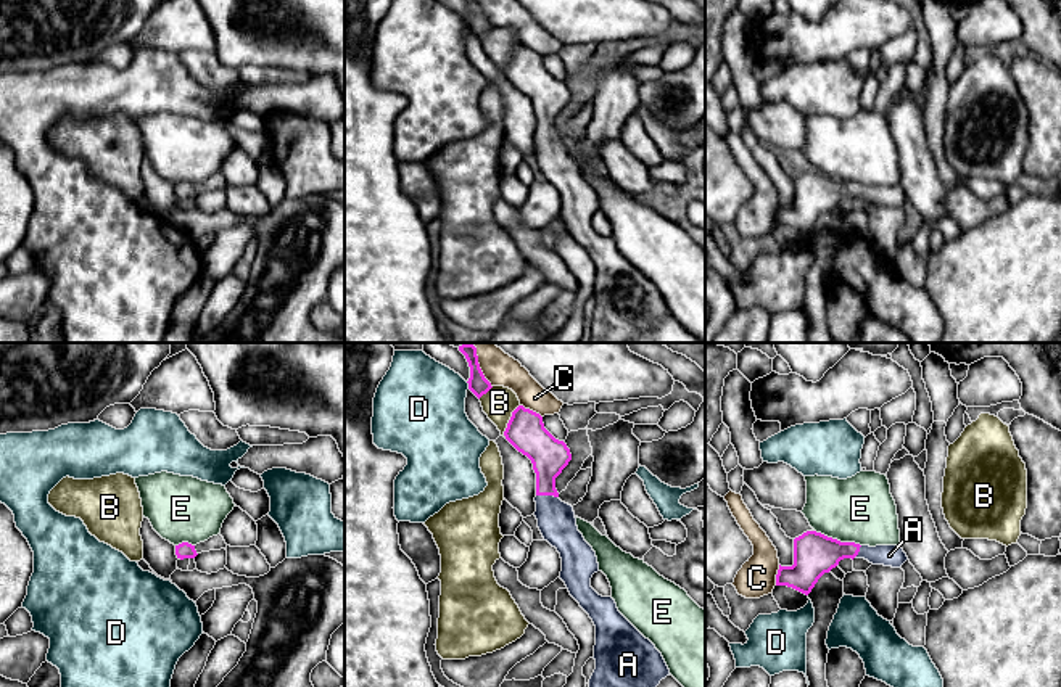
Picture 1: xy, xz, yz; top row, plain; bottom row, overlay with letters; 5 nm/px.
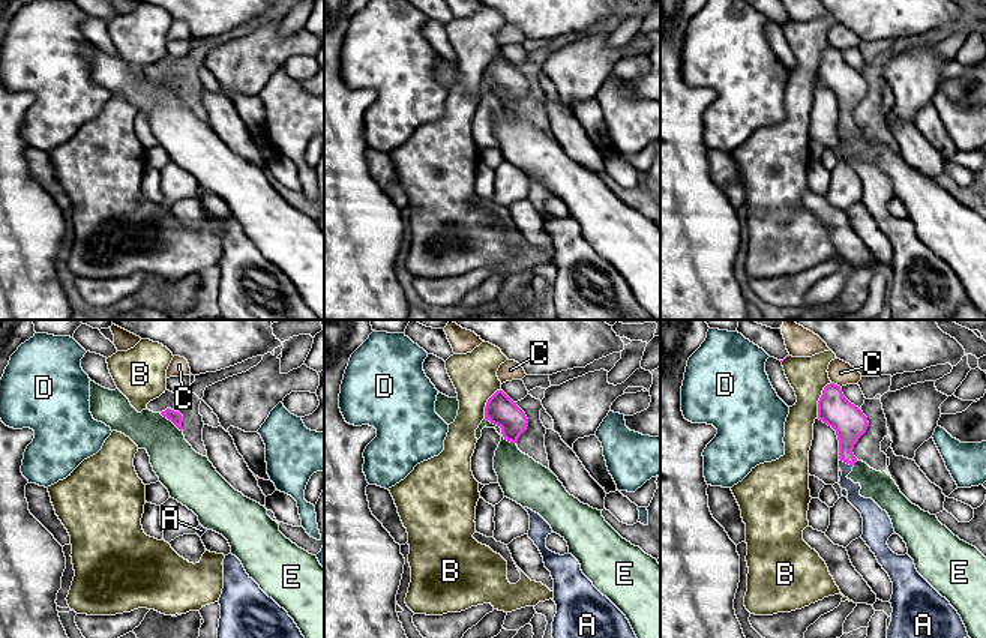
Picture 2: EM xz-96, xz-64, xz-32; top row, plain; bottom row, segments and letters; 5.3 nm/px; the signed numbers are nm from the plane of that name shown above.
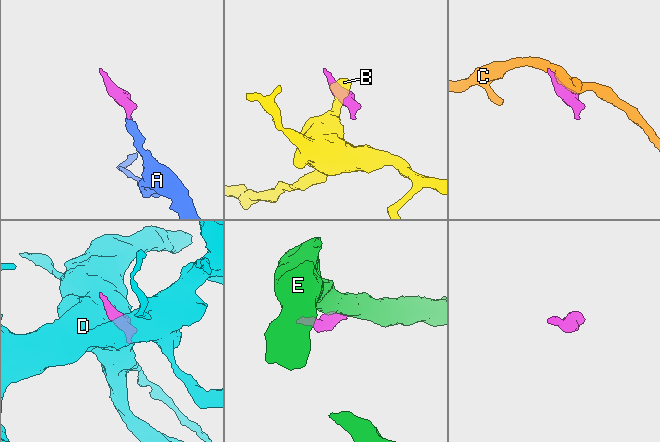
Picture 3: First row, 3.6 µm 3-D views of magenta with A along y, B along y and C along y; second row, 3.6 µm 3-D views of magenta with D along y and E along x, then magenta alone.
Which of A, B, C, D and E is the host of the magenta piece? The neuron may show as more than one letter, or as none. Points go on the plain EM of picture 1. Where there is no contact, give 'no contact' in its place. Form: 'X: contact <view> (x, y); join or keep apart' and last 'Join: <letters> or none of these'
A: contact xz (548, 134); join
B: contact xz (509, 60); keep apart
C: contact xz (482, 13); keep apart
D: contact xz (469, 24); keep apart
E: contact yz (836, 179); keep apart
Join: A

